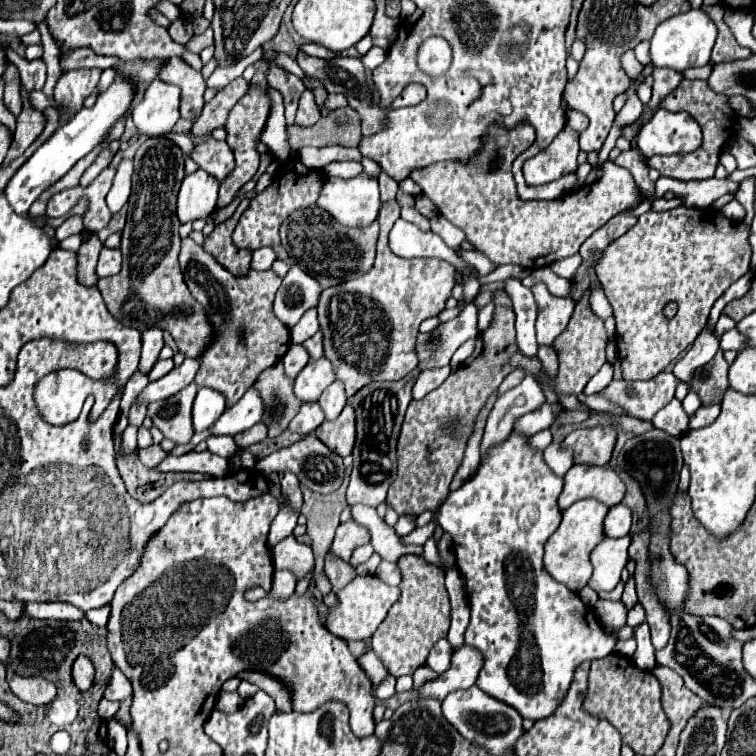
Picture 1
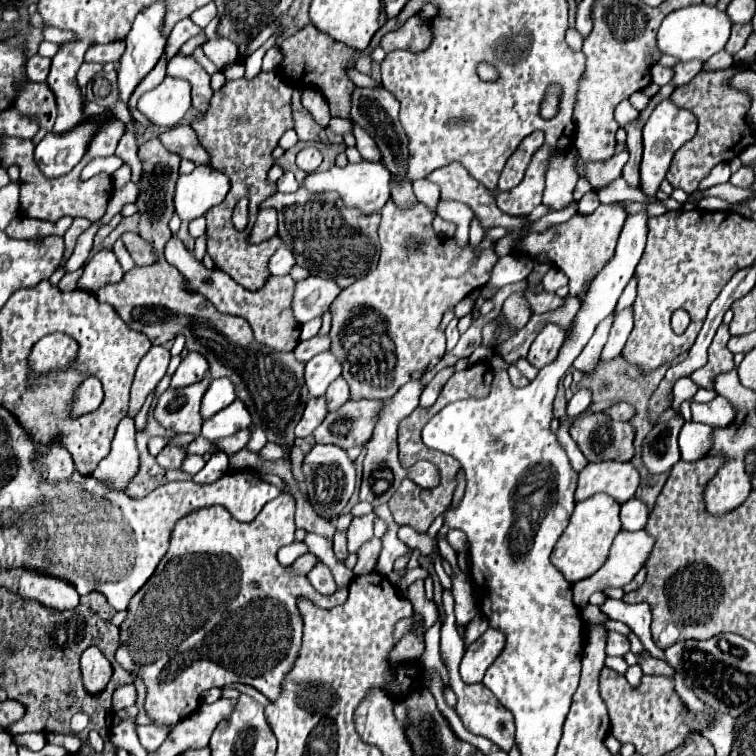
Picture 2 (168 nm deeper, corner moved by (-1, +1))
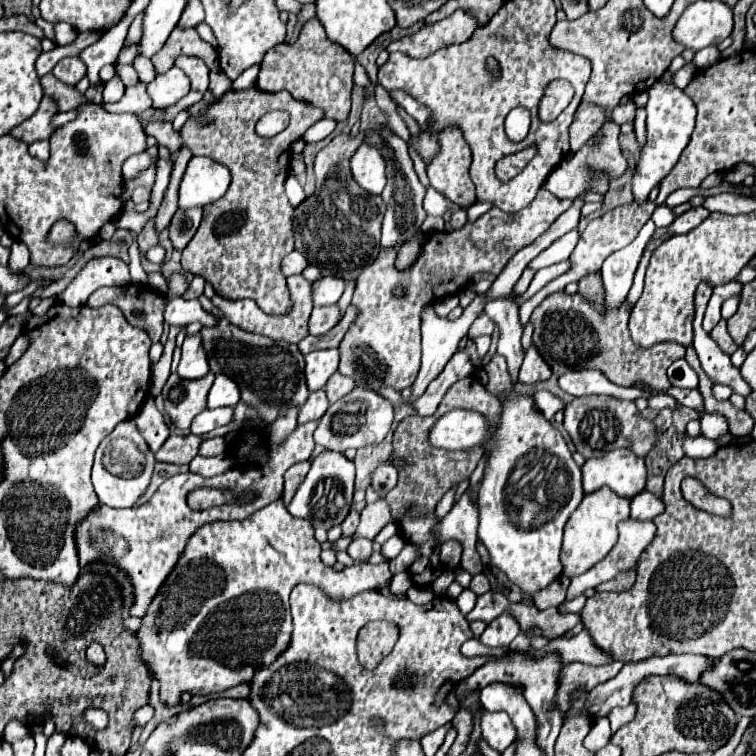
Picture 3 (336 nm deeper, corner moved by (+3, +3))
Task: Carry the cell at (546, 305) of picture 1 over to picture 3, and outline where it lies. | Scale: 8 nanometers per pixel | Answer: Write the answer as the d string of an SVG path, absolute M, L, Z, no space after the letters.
M532 344L528 350L526 350L526 356L524 356L524 364L520 368L520 382L526 382L526 384L532 384L536 380L546 380L550 378L552 370L550 366L544 362L544 358L540 356L538 348Z

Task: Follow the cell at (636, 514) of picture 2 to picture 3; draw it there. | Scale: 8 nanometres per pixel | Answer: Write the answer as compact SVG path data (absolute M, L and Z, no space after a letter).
M640 492L636 498L632 498L630 502L630 518L636 520L652 520L656 518L660 512L664 512L662 508L662 500L650 492Z

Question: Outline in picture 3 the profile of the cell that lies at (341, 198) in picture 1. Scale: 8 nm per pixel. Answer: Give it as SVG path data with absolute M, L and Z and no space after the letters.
M362 144L350 158L350 168L356 184L366 192L380 196L386 184L386 164L376 146Z

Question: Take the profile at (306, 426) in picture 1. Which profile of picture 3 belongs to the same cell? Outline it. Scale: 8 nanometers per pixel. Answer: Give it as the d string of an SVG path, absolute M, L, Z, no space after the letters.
M316 390L316 392L310 392L306 404L300 408L300 414L298 414L298 424L304 424L304 422L312 422L312 420L320 420L324 416L324 412L328 410L328 400L326 400L326 394L324 390Z

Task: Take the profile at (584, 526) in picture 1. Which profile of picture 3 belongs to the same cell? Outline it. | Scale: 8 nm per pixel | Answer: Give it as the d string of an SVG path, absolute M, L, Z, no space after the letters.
M610 488L596 490L592 494L586 494L580 506L574 510L570 520L566 522L564 528L564 542L562 542L562 566L564 566L564 576L580 576L582 572L590 570L594 564L598 564L616 544L618 540L618 522L628 518L630 500L616 496Z

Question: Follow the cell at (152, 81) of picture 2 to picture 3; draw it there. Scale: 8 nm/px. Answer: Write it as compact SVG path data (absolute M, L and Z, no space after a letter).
M118 65L117 73L125 87L134 86L140 82L132 65Z

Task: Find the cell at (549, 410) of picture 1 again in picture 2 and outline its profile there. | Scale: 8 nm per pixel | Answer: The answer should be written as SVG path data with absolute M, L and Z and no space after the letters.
M624 308L616 314L616 320L614 320L614 326L610 330L610 336L608 336L608 342L602 350L602 362L610 362L612 358L620 356L622 348L624 348L624 342L628 340L628 334L632 332L632 308Z

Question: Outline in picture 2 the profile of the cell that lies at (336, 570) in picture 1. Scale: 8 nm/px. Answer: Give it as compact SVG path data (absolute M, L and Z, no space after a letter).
M336 532L334 534L334 552L336 552L338 560L344 562L344 558L348 556L348 550L346 550L346 532Z

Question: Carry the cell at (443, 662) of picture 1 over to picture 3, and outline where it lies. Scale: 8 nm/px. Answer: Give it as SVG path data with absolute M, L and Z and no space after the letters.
M478 708L478 714L480 714L482 738L496 752L504 752L516 740L516 728L512 726L508 714L504 714L504 712L488 712L484 708Z

